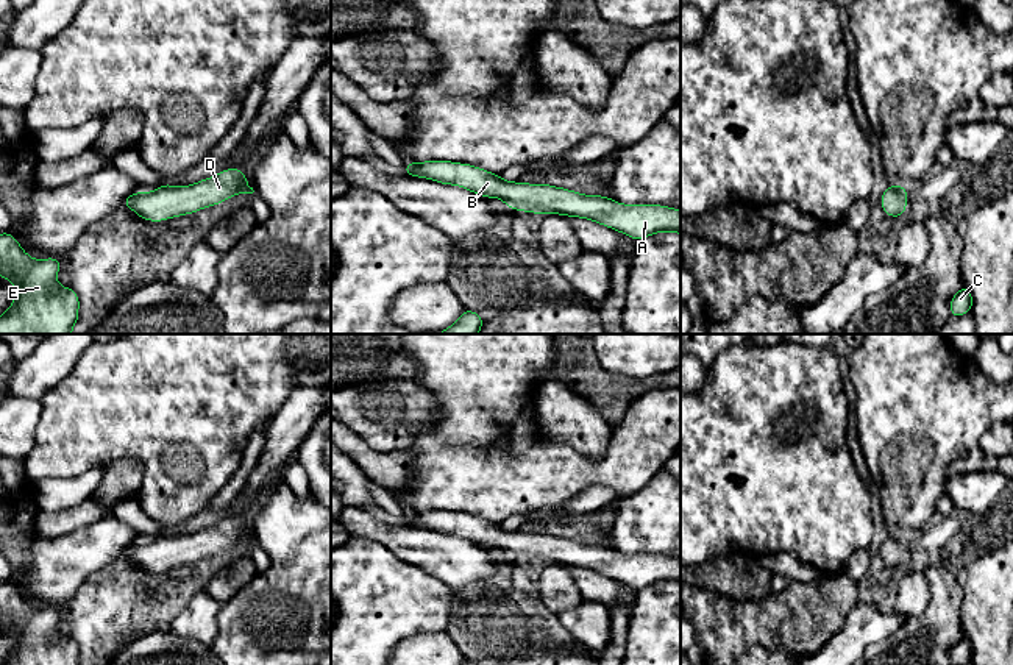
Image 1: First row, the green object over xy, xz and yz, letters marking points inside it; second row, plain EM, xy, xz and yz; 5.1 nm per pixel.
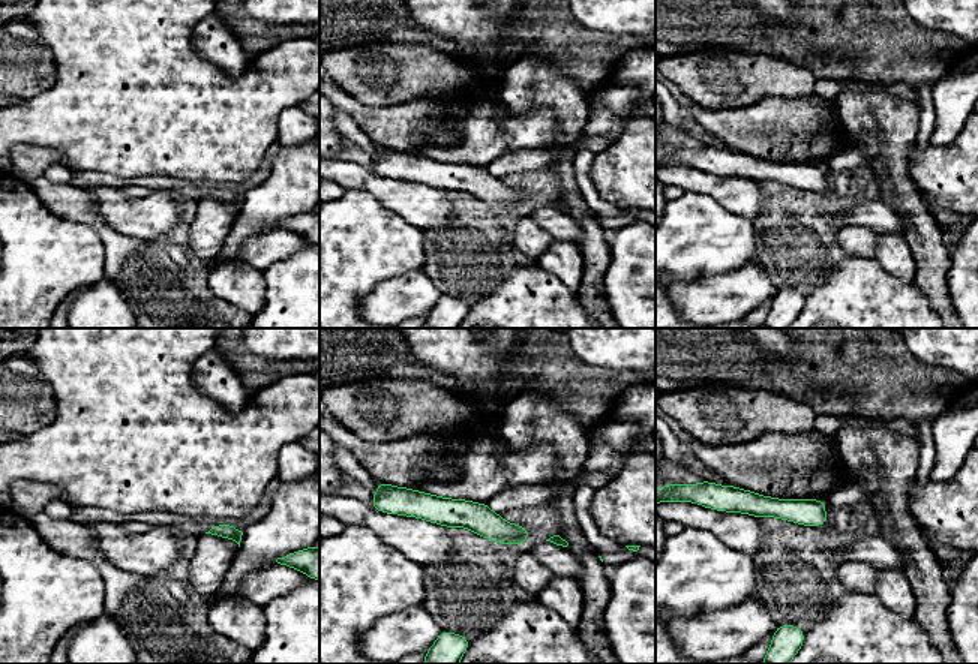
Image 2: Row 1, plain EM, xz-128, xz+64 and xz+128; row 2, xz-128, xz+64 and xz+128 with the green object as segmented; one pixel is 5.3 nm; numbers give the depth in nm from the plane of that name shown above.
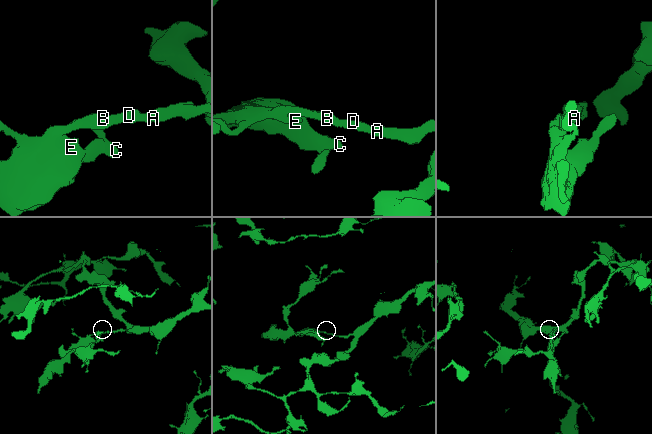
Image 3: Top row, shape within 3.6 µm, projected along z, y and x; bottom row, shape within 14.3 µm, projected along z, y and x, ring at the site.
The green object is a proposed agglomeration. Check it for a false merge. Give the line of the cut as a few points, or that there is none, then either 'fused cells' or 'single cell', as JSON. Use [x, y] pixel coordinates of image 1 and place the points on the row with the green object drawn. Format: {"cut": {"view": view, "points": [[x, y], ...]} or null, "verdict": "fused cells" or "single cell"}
{"cut": null, "verdict": "single cell"}

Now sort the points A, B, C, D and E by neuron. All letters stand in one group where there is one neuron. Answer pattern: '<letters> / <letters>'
A B C D E

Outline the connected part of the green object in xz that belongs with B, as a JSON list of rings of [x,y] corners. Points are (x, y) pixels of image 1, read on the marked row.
[[[426,161],[403,164],[406,176],[454,184],[485,198],[496,197],[510,209],[535,214],[582,217],[640,240],[646,236],[671,231],[681,234],[681,211],[660,204],[620,204],[602,195],[582,195],[549,184],[507,183],[499,175],[476,165]]]

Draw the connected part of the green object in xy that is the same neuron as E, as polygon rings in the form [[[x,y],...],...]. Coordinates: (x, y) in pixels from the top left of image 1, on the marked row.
[[[0,233],[0,276],[16,286],[16,300],[0,315],[0,334],[72,334],[80,298],[56,283],[61,259],[33,259],[9,233]]]

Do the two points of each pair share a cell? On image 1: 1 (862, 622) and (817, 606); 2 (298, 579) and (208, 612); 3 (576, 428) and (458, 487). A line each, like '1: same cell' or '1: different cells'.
1: different cells
2: different cells
3: different cells

